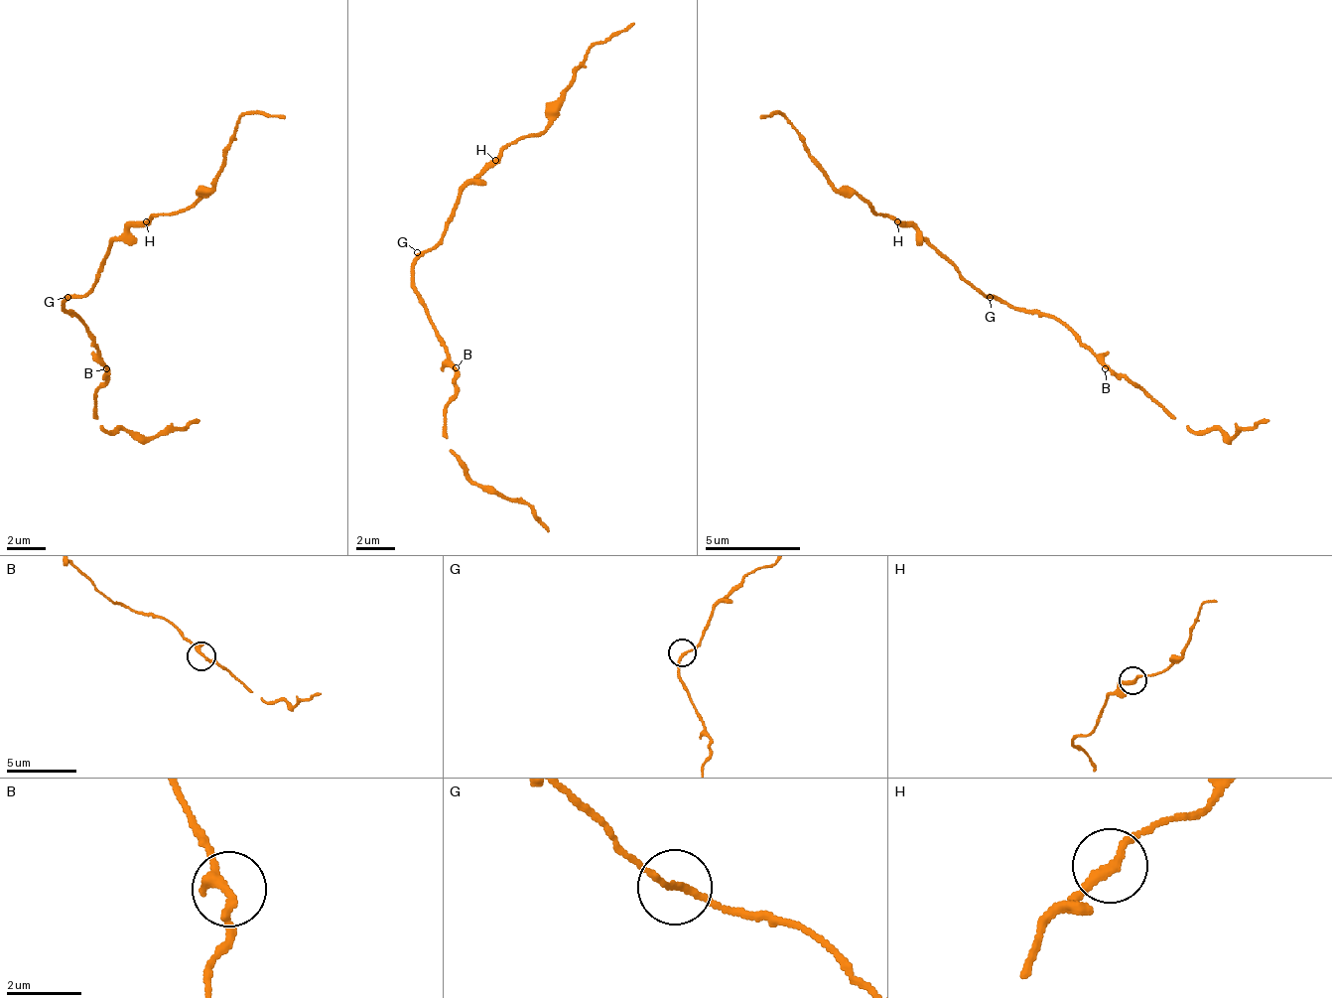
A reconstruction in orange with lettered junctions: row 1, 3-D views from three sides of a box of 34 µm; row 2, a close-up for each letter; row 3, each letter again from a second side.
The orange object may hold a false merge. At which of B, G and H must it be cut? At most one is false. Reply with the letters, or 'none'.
none

